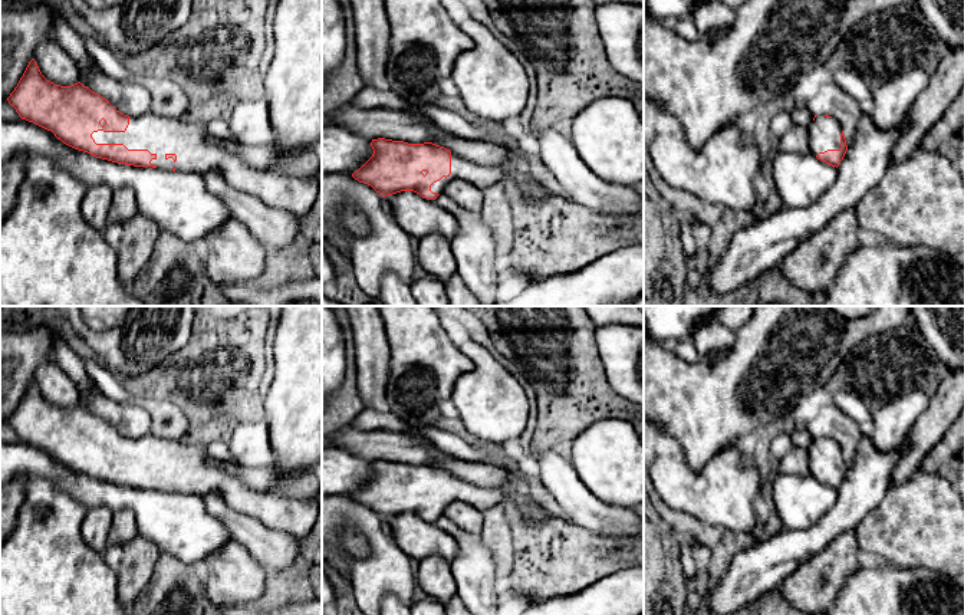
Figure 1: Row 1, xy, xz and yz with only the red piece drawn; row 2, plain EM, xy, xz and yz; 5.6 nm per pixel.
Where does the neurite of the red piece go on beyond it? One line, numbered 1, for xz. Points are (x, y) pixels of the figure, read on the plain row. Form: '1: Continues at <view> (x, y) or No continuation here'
1: Continues at xz (482, 497)

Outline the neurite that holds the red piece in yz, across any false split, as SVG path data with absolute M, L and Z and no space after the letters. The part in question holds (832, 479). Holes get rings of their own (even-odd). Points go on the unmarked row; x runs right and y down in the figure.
M815 437L809 448L809 467L817 481L836 490L848 473L840 445L829 437Z

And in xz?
M378 460L372 461L371 468L372 478L352 499L371 507L382 519L414 513L422 520L435 522L448 503L460 500L481 512L514 503L529 522L543 520L540 506L529 494L480 487L432 464L408 466Z

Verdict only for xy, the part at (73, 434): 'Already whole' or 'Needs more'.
Needs more

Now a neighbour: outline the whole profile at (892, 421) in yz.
M921 391L899 395L872 412L872 443L882 451L896 448L908 435L919 415L928 408L931 397Z

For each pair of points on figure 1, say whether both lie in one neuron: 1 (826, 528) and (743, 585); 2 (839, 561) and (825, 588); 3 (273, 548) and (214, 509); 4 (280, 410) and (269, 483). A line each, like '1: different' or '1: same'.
1: same
2: same
3: same
4: different

